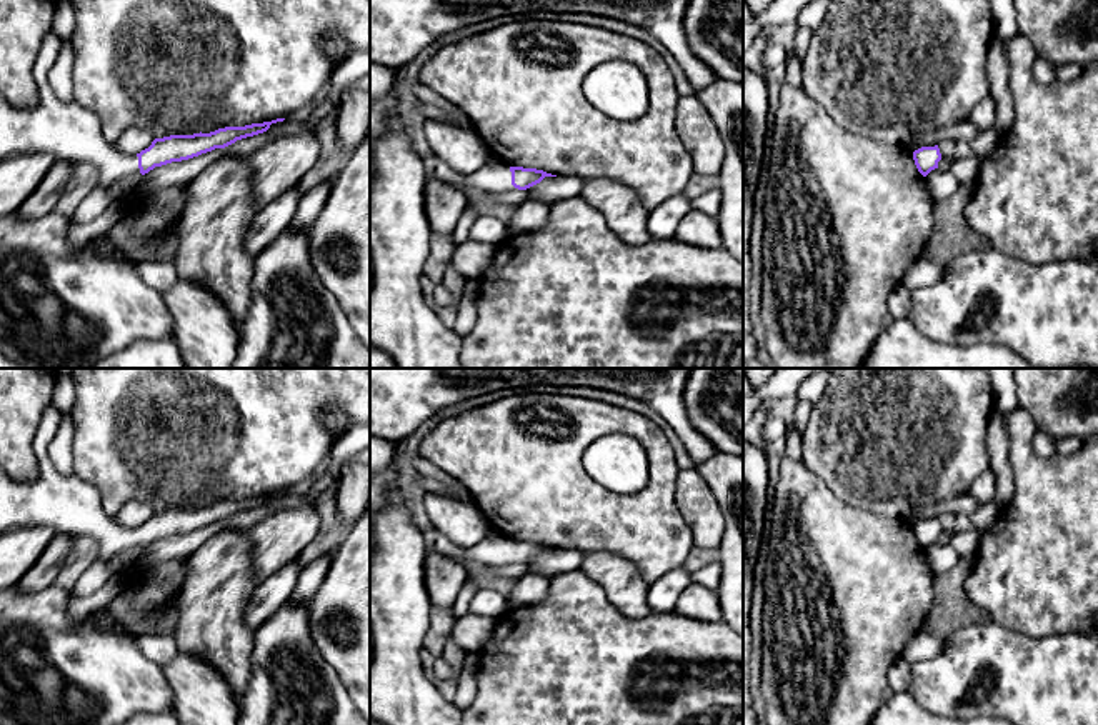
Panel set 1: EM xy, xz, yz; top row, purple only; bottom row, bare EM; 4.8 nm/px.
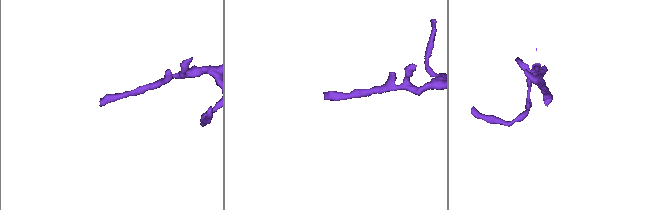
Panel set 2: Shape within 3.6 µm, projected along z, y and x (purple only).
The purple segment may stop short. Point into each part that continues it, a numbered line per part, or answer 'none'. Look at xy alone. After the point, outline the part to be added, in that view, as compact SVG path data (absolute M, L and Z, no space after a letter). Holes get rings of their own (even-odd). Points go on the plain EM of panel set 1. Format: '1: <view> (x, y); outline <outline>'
1: xy (67, 504); outline M50 405L33 437L38 477L22 482L0 468L0 535L23 527L50 527L55 532L87 535L98 542L100 558L77 580L73 597L90 597L112 575L110 560L140 545L138 530L118 525L103 507L98 487L78 475L62 475L50 462L48 445L62 422Z

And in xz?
1: xz (490, 552); outline M488 537L480 543L465 548L465 557L485 567L498 567L513 560L510 540Z

